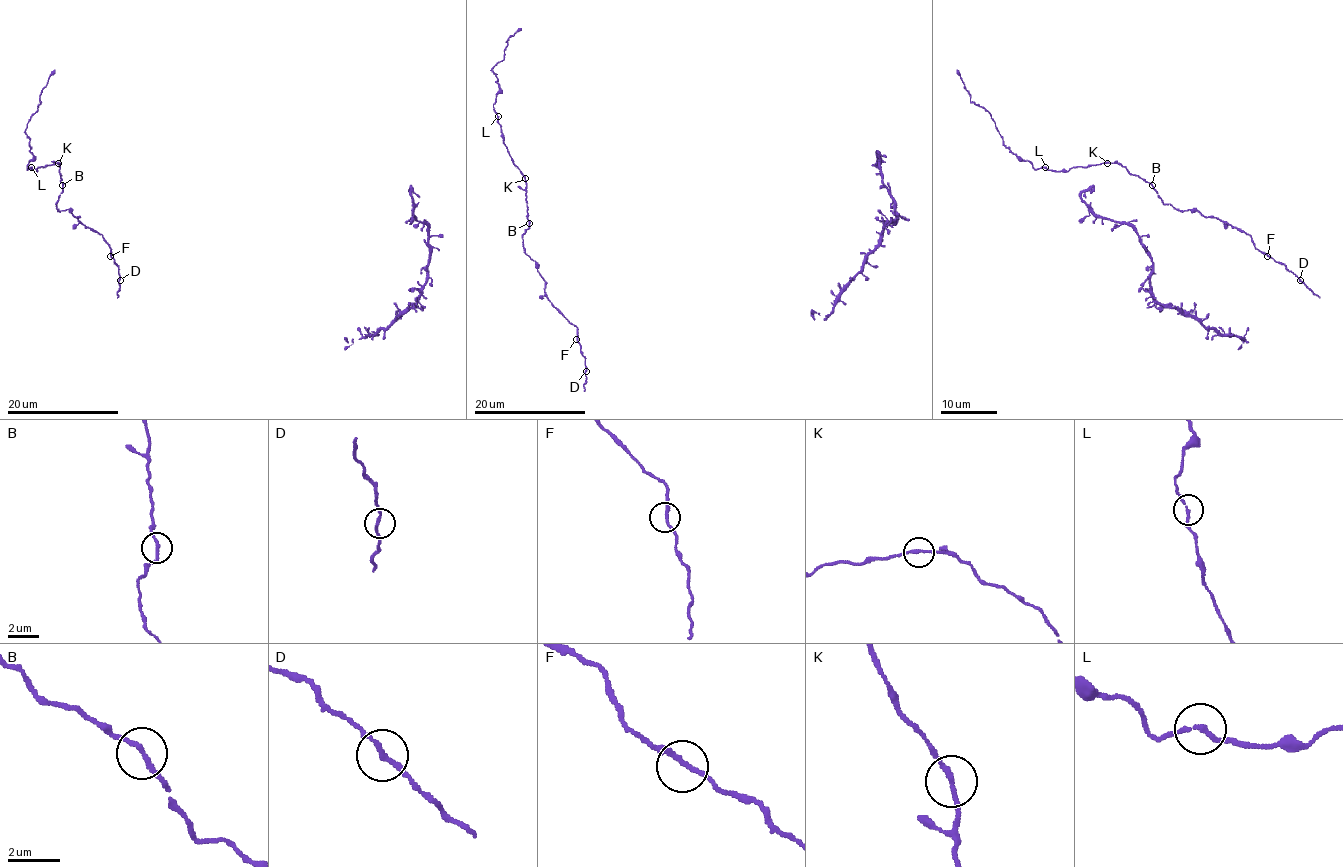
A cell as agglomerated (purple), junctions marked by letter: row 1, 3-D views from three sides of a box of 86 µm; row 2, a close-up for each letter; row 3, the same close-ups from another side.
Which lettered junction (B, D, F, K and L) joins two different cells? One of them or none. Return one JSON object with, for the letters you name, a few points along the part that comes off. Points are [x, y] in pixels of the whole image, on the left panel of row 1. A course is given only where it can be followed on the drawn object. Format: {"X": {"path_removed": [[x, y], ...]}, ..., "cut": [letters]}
{"cut": []}

